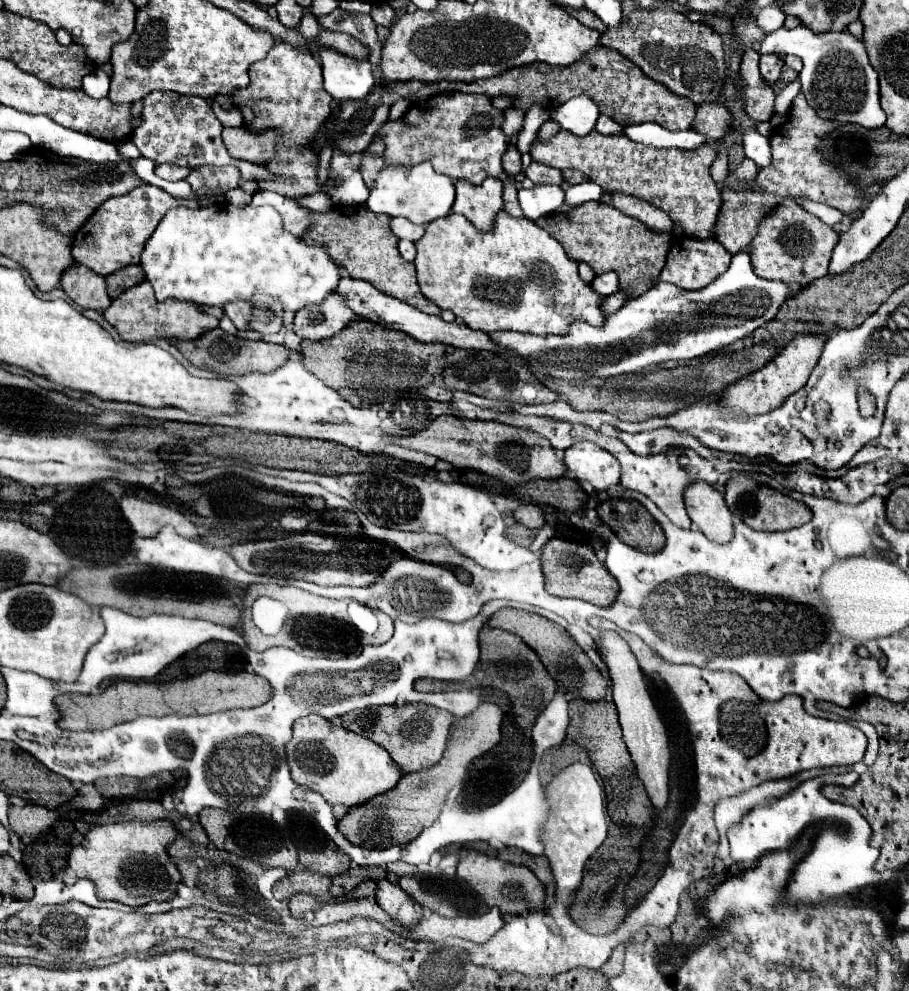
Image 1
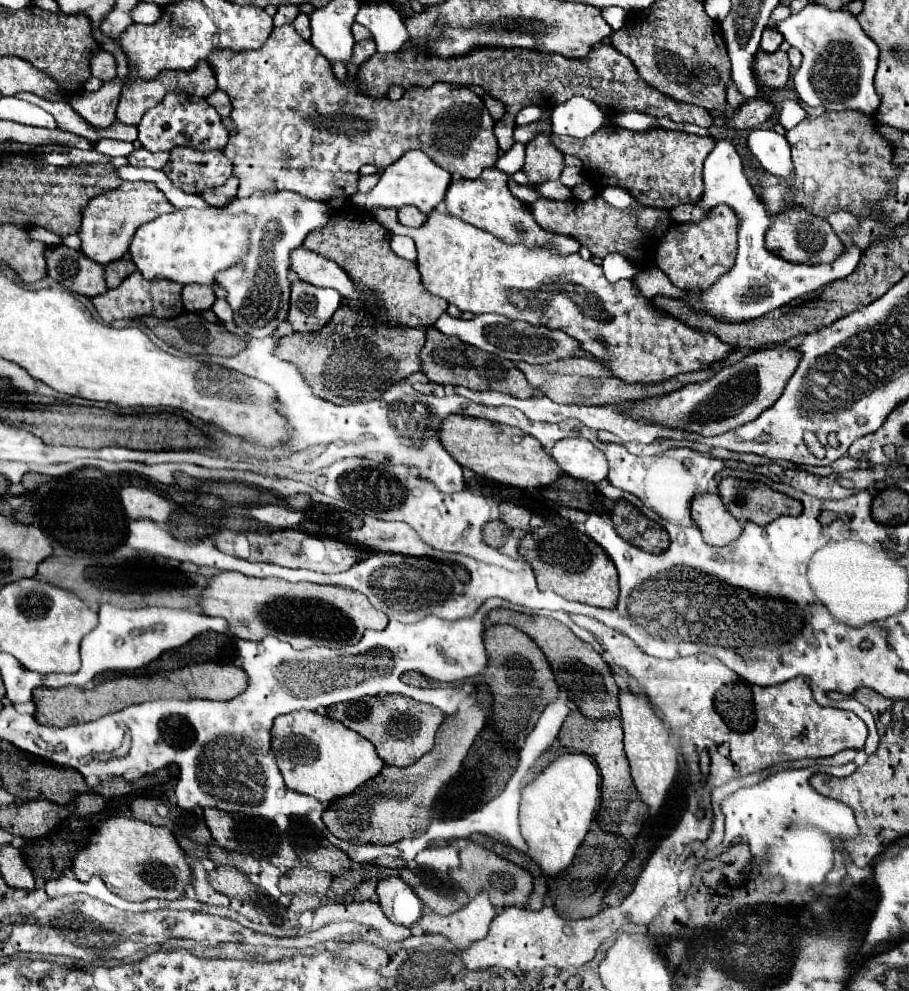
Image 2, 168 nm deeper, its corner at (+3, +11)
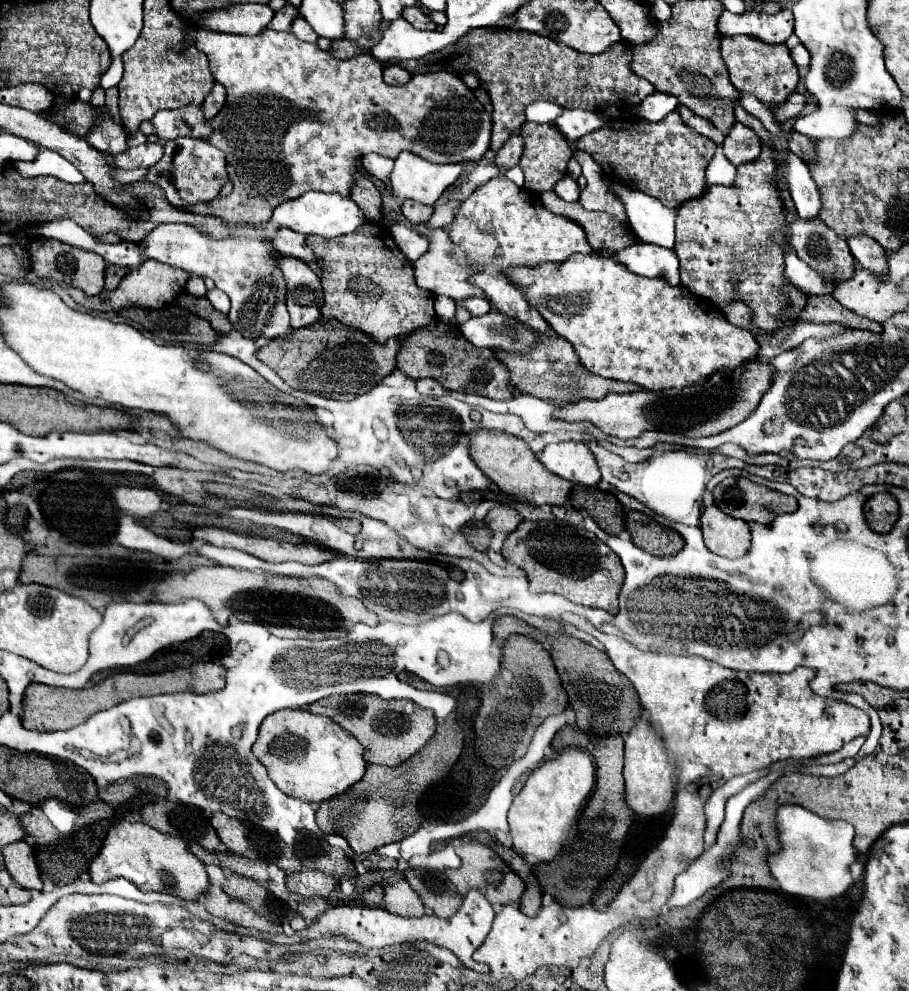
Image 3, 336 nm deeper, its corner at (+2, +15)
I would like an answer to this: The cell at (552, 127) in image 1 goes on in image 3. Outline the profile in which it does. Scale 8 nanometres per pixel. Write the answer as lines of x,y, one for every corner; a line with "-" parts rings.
514,134
514,136
510,136
510,140
498,150
494,162
496,162
500,168
508,170
508,168
512,168
512,166
516,166
516,164
520,162
522,150
524,150
522,134

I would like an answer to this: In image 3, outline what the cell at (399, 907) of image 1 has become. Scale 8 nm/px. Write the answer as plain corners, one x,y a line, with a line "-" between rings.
398,880
384,888
386,910
398,916
422,916
424,904
406,880

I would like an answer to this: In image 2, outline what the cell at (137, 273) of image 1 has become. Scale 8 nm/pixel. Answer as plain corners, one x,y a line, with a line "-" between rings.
115,260
115,262
109,262
105,266
105,282
107,282
107,288
117,288
131,272
135,272
135,264
131,260

